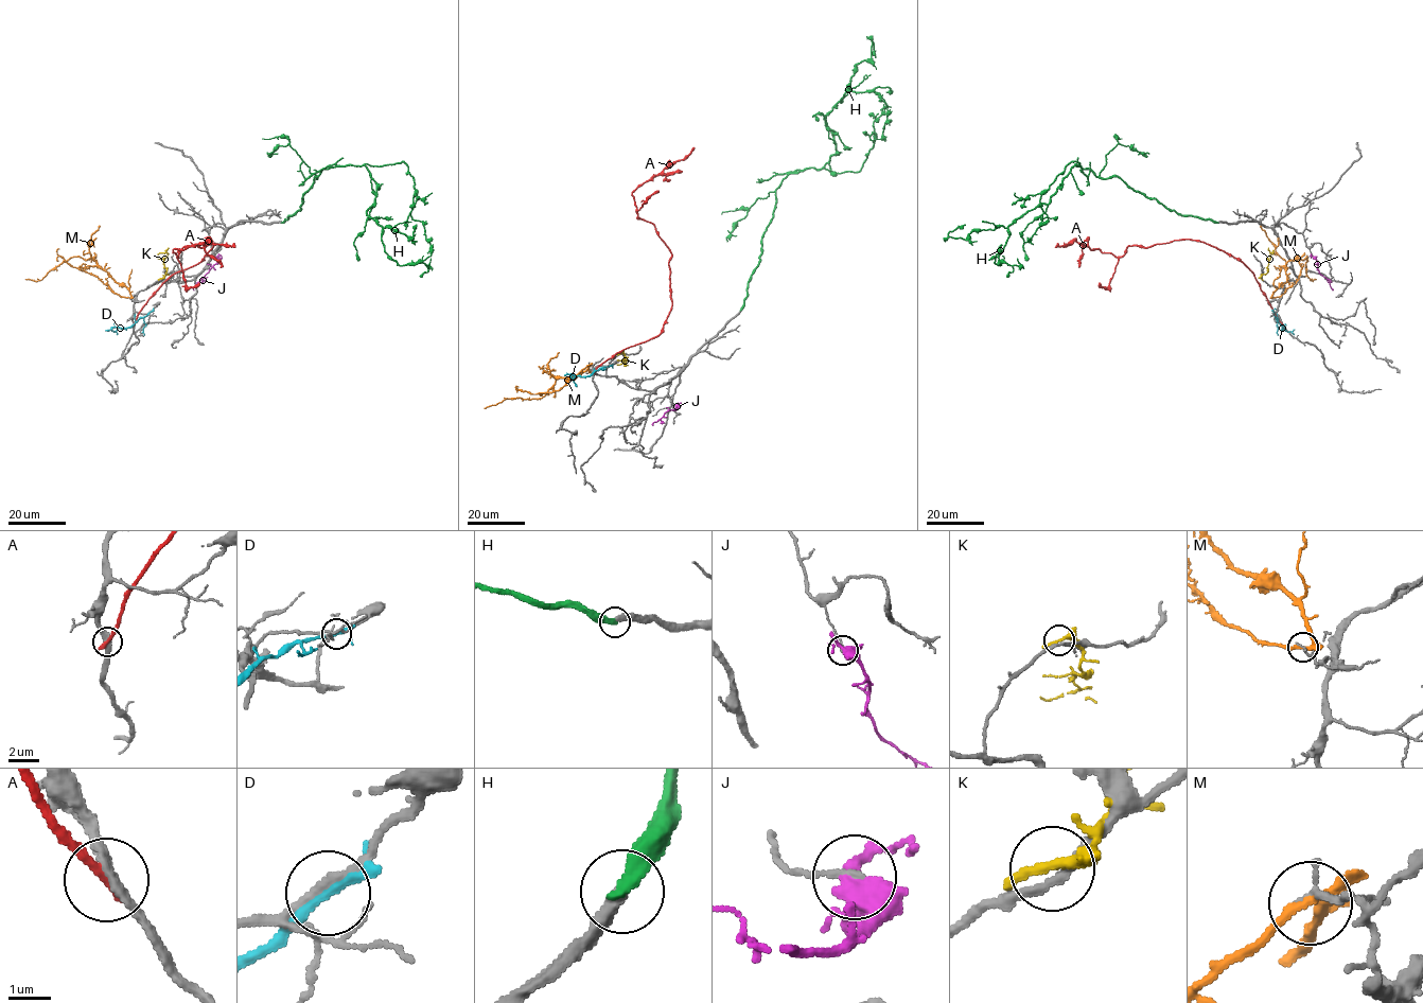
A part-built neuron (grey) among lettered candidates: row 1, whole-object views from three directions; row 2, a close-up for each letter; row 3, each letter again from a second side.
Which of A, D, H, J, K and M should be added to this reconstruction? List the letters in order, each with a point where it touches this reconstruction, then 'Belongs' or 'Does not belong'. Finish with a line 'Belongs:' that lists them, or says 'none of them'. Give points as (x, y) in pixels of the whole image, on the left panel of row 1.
A: Touches grey at (134, 323). Does not belong
D: Touches grey at (151, 312). Does not belong
H: Touches grey at (281, 223). Belongs
J: Touches grey at (217, 257). Does not belong
K: Touches grey at (161, 279). Does not belong
M: Touches grey at (129, 297). Does not belong
Belongs: H

